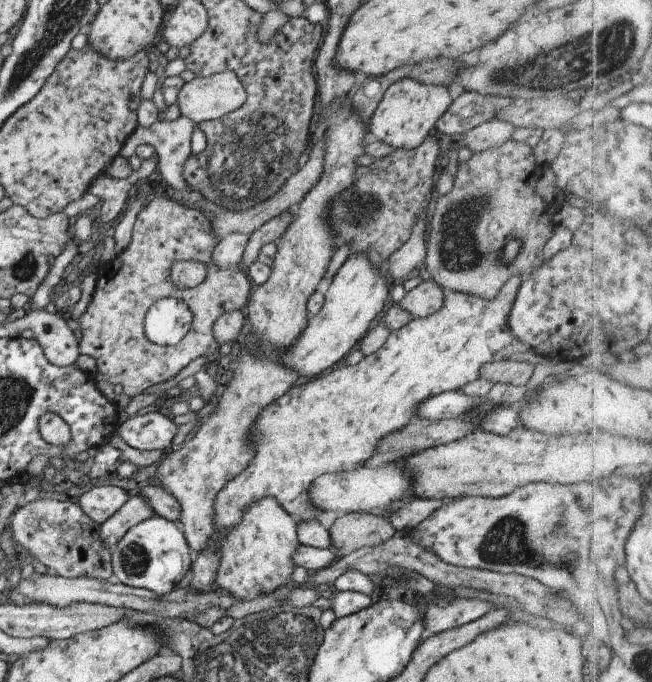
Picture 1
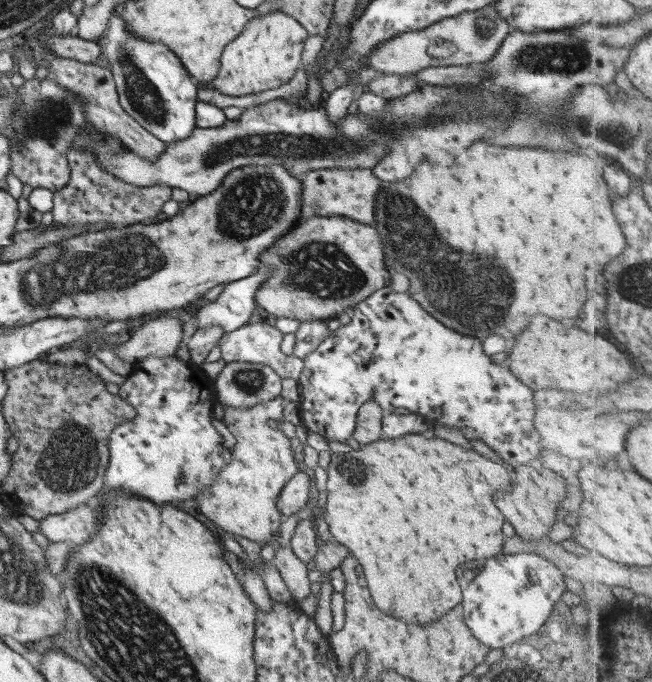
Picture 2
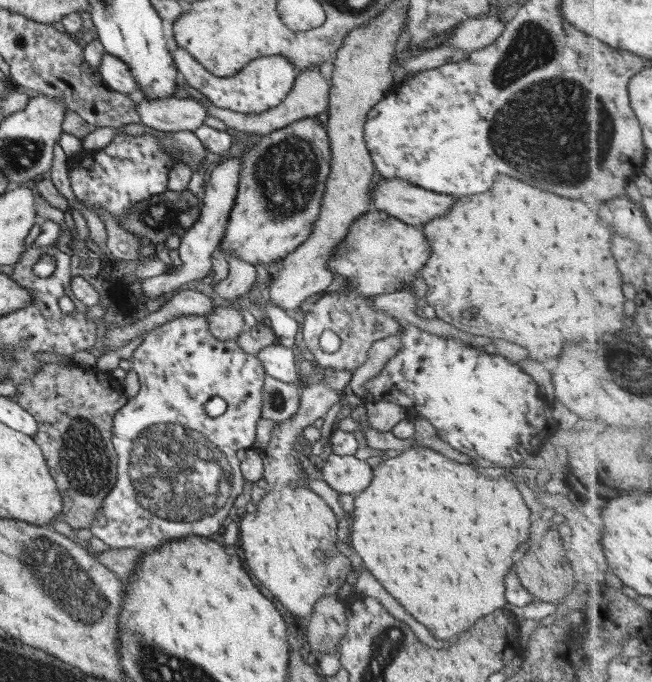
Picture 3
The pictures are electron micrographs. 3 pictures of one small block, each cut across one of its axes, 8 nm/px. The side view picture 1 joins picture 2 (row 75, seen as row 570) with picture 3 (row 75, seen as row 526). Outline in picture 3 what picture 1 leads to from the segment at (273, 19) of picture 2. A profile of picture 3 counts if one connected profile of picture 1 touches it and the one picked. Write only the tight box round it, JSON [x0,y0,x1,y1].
[170,41,298,113]

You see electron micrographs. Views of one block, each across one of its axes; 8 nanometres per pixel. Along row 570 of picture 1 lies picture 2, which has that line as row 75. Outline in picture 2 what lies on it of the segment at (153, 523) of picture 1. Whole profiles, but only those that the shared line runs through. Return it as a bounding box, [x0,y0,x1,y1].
[96,8,200,143]

